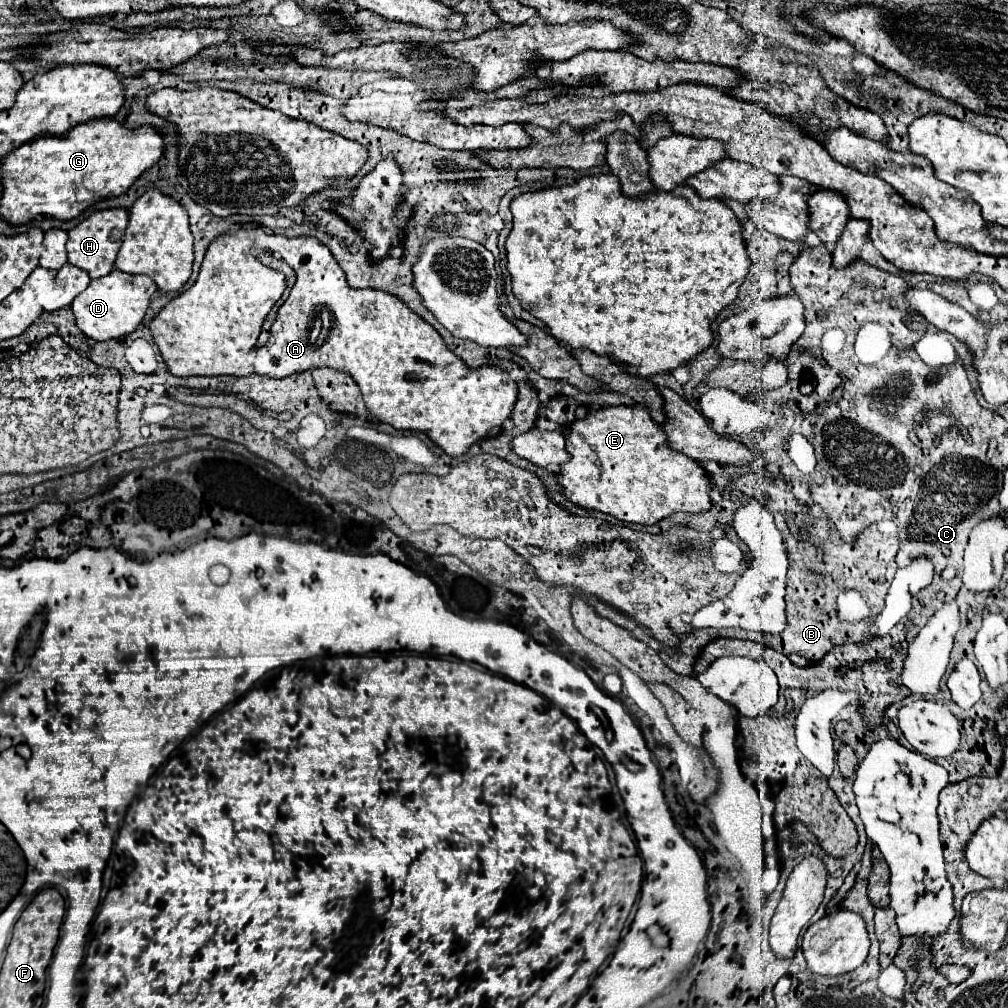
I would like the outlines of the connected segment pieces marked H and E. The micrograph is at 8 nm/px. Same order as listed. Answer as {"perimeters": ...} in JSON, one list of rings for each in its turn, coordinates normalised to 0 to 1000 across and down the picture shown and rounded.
{"perimeters":[[[[124,207],[94,209],[90,215],[82,217],[76,225],[72,225],[68,229],[68,237],[66,237],[68,261],[86,269],[90,277],[110,271],[114,265],[114,253],[124,235],[124,225],[126,225],[126,209]]],[[[638,402],[598,404],[580,416],[570,416],[563,422],[561,436],[566,455],[553,467],[553,479],[568,501],[636,521],[648,521],[672,507],[697,509],[705,503],[699,465],[664,445],[660,430]]]]}

